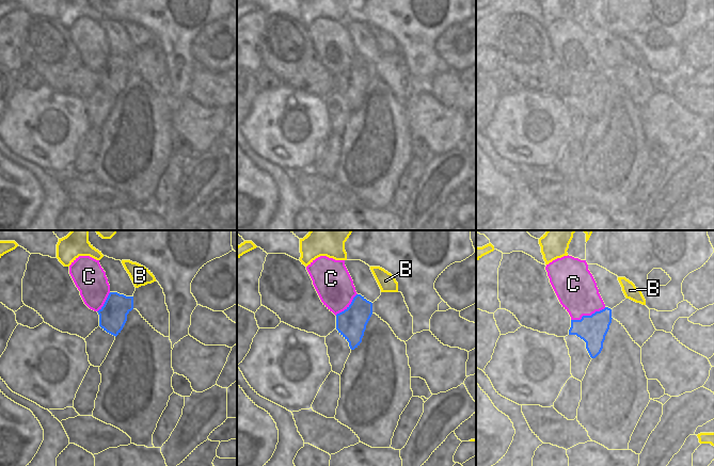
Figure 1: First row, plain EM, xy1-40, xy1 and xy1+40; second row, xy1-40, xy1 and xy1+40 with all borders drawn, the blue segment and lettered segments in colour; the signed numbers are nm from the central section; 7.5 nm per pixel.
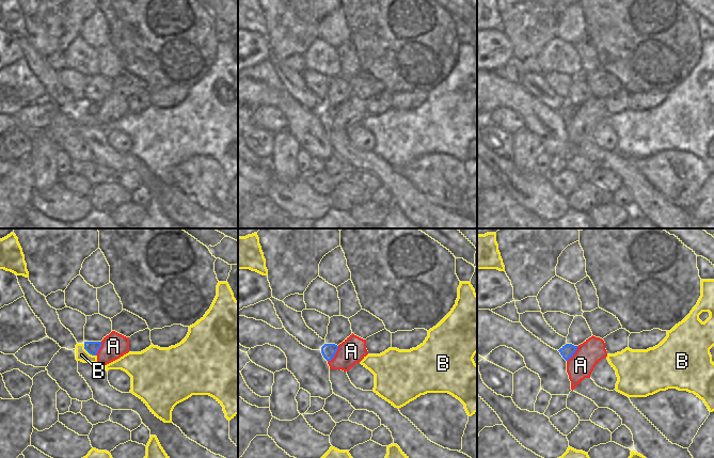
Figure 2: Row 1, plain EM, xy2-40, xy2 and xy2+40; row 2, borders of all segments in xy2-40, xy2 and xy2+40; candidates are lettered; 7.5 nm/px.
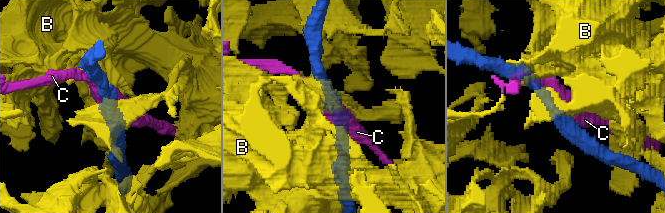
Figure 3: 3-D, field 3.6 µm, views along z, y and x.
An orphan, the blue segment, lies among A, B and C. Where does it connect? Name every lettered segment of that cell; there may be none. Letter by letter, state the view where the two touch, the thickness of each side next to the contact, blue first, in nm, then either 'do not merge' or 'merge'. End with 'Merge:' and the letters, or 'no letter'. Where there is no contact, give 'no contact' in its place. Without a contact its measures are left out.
A: xy2 | 110/190 nm | merge
B: xy2-40 | 100/100 nm | do not merge
C: xy1+40 | 220/300 nm | do not merge
Merge: A

